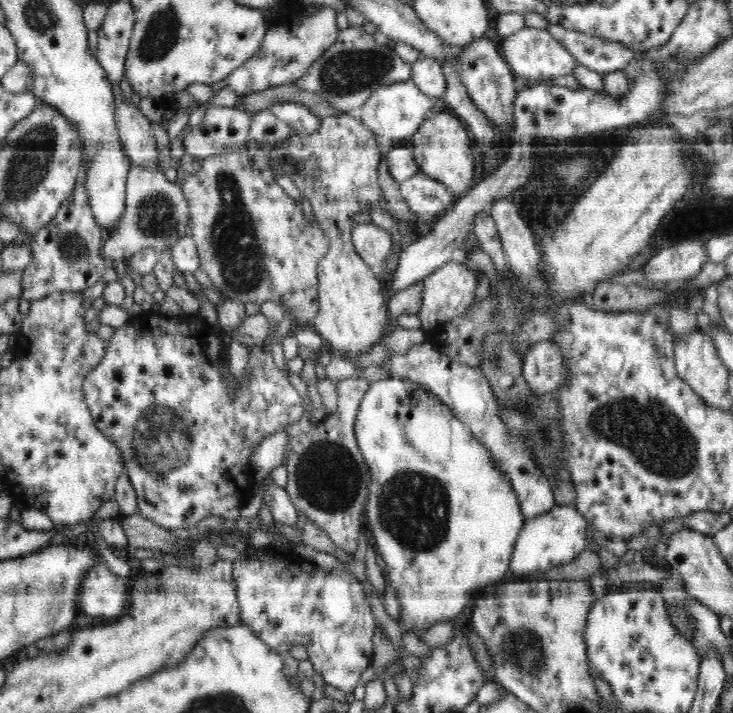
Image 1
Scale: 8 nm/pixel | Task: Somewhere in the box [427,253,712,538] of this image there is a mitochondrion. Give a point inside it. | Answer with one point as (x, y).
(652, 432)

